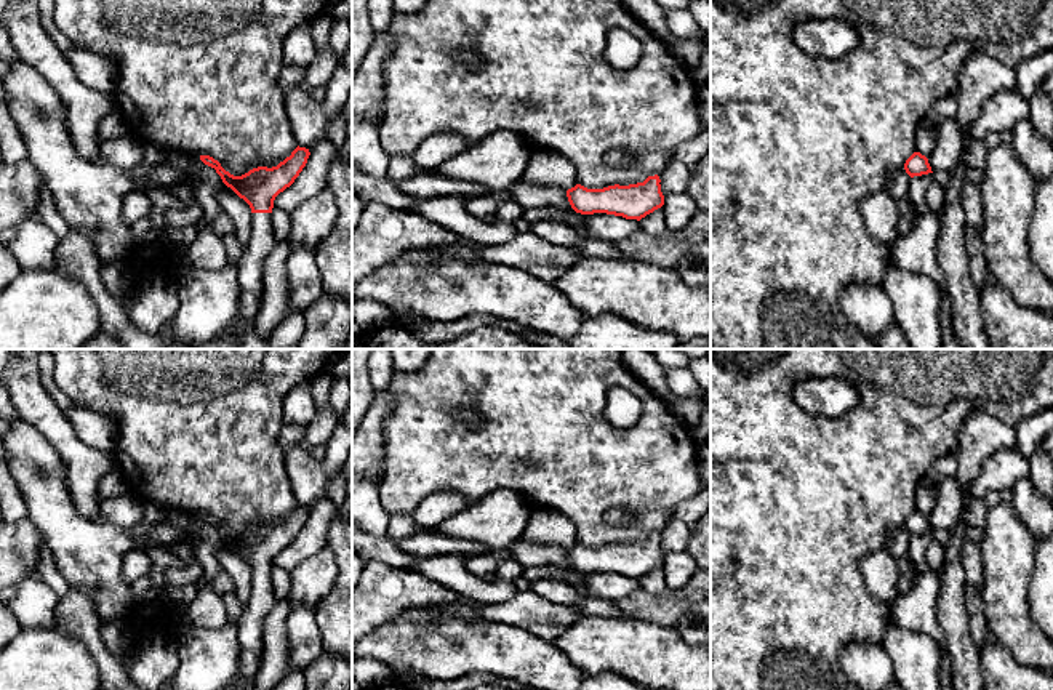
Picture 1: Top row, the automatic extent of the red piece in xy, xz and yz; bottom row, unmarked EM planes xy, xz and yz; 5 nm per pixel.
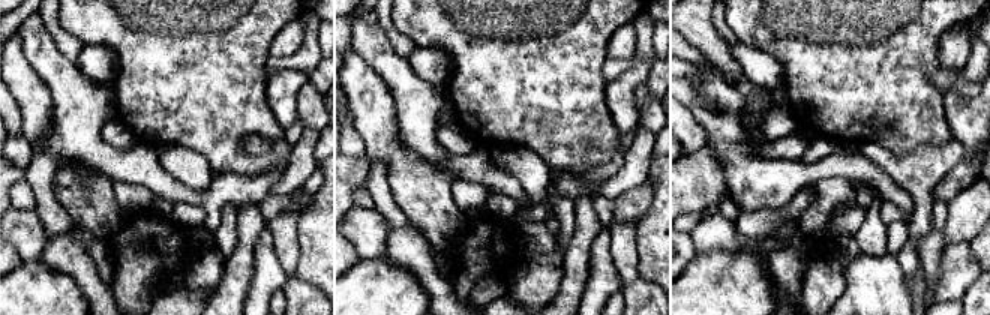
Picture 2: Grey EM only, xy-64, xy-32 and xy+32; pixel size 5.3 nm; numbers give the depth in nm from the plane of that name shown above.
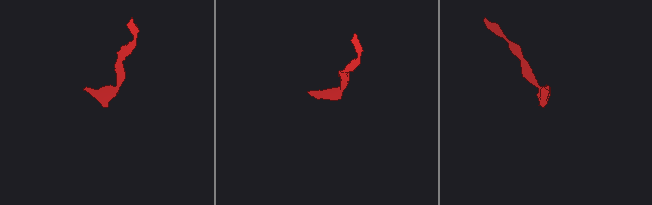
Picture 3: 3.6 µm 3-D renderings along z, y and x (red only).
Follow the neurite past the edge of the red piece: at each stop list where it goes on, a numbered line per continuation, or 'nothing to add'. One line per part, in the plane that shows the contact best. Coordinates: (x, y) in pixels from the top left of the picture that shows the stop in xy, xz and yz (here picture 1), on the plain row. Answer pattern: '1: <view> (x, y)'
1: xy (261, 601)

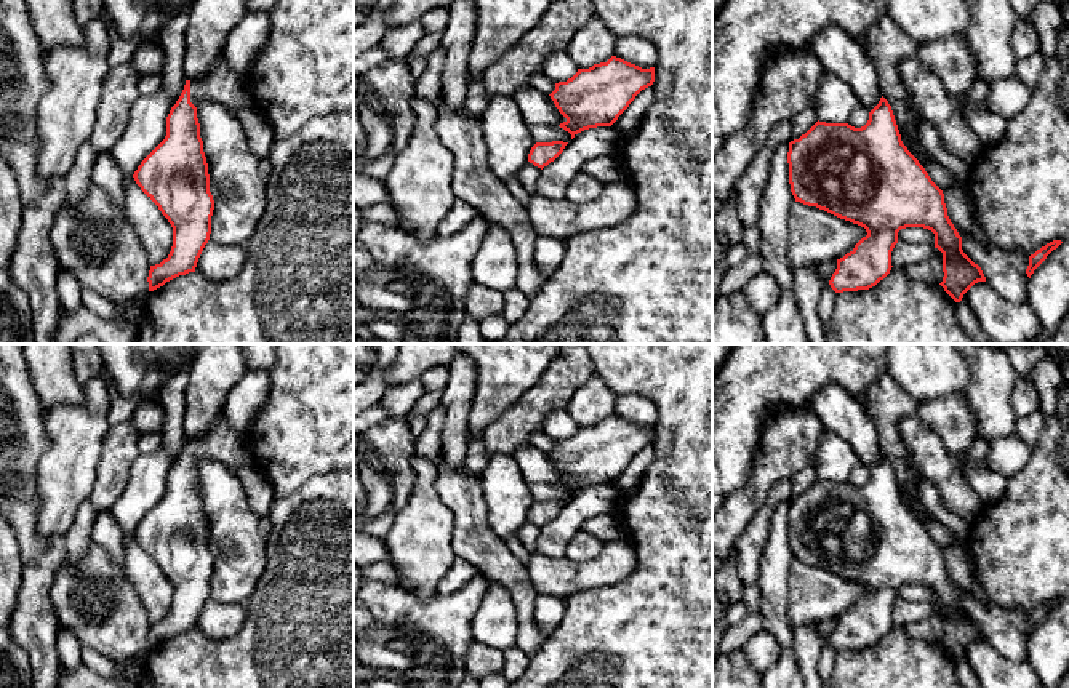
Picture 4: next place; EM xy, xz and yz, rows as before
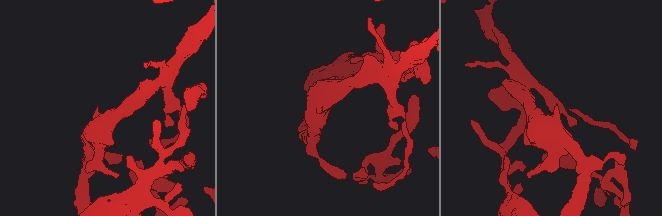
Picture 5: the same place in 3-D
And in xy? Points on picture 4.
1: xy (221, 442)

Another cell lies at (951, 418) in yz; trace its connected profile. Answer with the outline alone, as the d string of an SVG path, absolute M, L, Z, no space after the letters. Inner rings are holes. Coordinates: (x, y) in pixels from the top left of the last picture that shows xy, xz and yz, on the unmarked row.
M967 395L935 398L920 405L915 416L941 437L946 450L955 458L960 472L965 475L967 451L978 430Z

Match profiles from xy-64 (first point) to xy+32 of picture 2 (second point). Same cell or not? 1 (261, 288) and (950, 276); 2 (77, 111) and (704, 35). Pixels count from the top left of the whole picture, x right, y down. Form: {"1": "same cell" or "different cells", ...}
{"1": "different cells", "2": "same cell"}

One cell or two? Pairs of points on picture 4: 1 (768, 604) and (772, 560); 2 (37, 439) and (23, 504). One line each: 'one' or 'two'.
1: one
2: one

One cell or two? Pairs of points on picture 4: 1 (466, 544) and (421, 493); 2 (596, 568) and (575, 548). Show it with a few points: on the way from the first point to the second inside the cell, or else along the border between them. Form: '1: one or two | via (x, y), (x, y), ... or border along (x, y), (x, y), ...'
1: two | border along (437, 493), (453, 514), (452, 549), (456, 556)
2: two | border along (605, 543), (591, 559), (570, 560), (565, 557)

